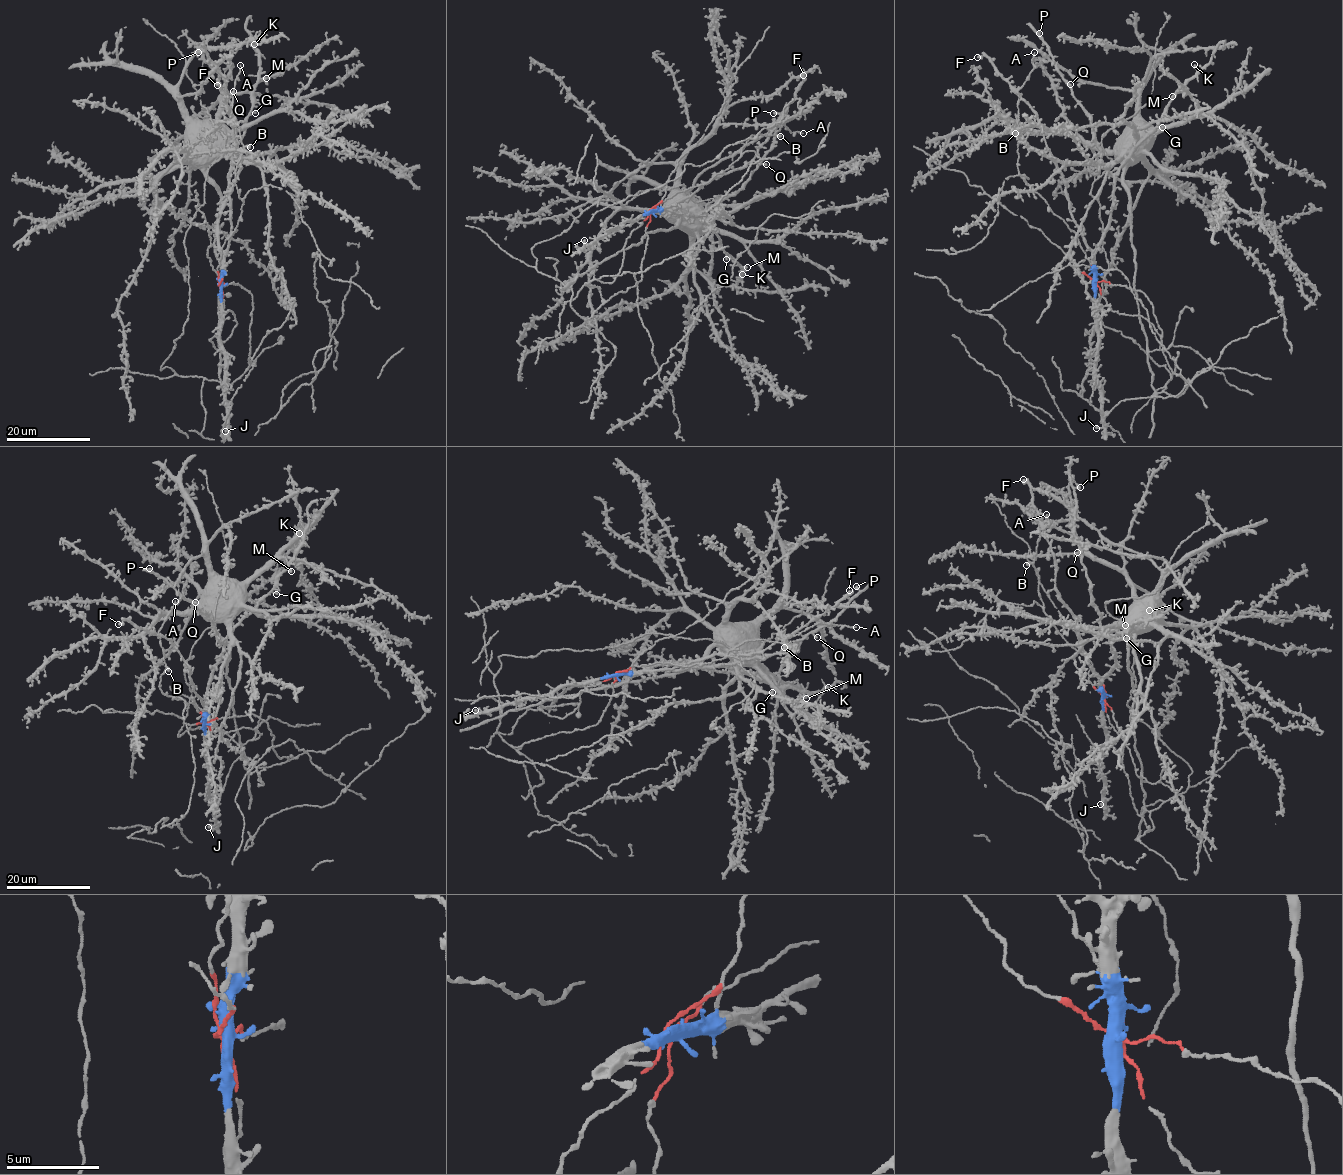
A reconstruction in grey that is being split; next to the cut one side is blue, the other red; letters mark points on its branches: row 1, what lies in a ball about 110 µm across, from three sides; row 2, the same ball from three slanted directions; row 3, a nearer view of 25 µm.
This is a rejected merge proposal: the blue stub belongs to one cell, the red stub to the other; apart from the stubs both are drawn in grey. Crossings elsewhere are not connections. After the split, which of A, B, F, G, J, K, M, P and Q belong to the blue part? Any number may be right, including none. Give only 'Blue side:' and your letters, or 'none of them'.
Blue side: F, G, J, K, M, P, Q

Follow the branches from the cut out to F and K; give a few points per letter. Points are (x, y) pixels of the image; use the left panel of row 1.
F: (219, 285), (222, 256), (231, 226), (230, 189), (241, 157), (224, 95), (218, 82), (217, 85)
K: (219, 285), (223, 257), (217, 228), (219, 212), (260, 69), (254, 44)

